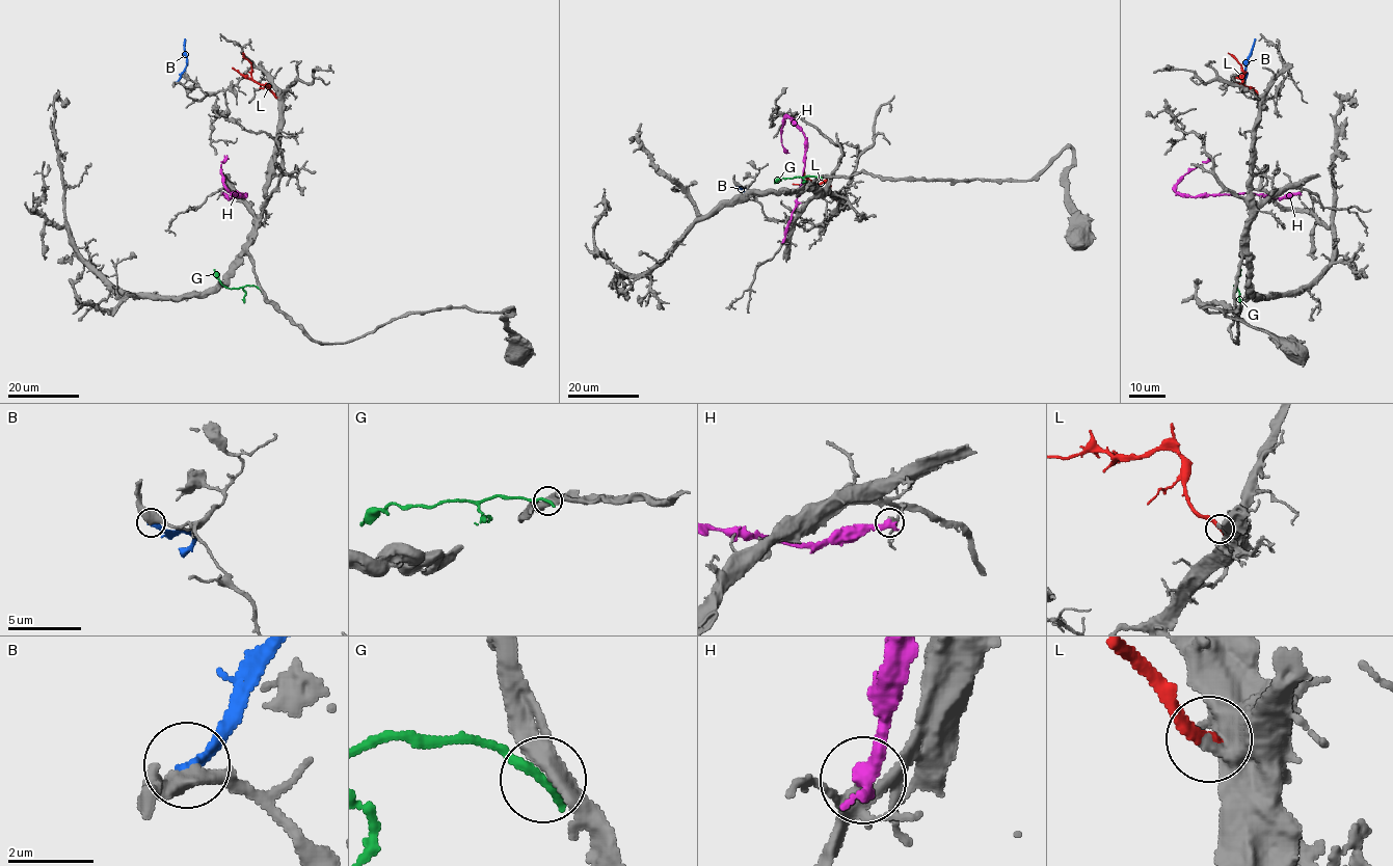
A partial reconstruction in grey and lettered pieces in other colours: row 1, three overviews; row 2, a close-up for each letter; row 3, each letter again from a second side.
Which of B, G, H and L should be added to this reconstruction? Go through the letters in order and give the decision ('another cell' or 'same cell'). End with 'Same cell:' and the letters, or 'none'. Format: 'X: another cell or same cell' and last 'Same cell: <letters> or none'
B: another cell
G: another cell
H: another cell
L: same cell
Same cell: L

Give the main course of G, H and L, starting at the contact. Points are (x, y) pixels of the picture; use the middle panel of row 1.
G: (820, 177), (781, 178), (774, 183)
H: (783, 241), (804, 166), (804, 134), (789, 117), (784, 119), (781, 129), (781, 144), (787, 153)
L: (837, 201), (830, 195), (826, 183), (811, 186), (804, 169)

